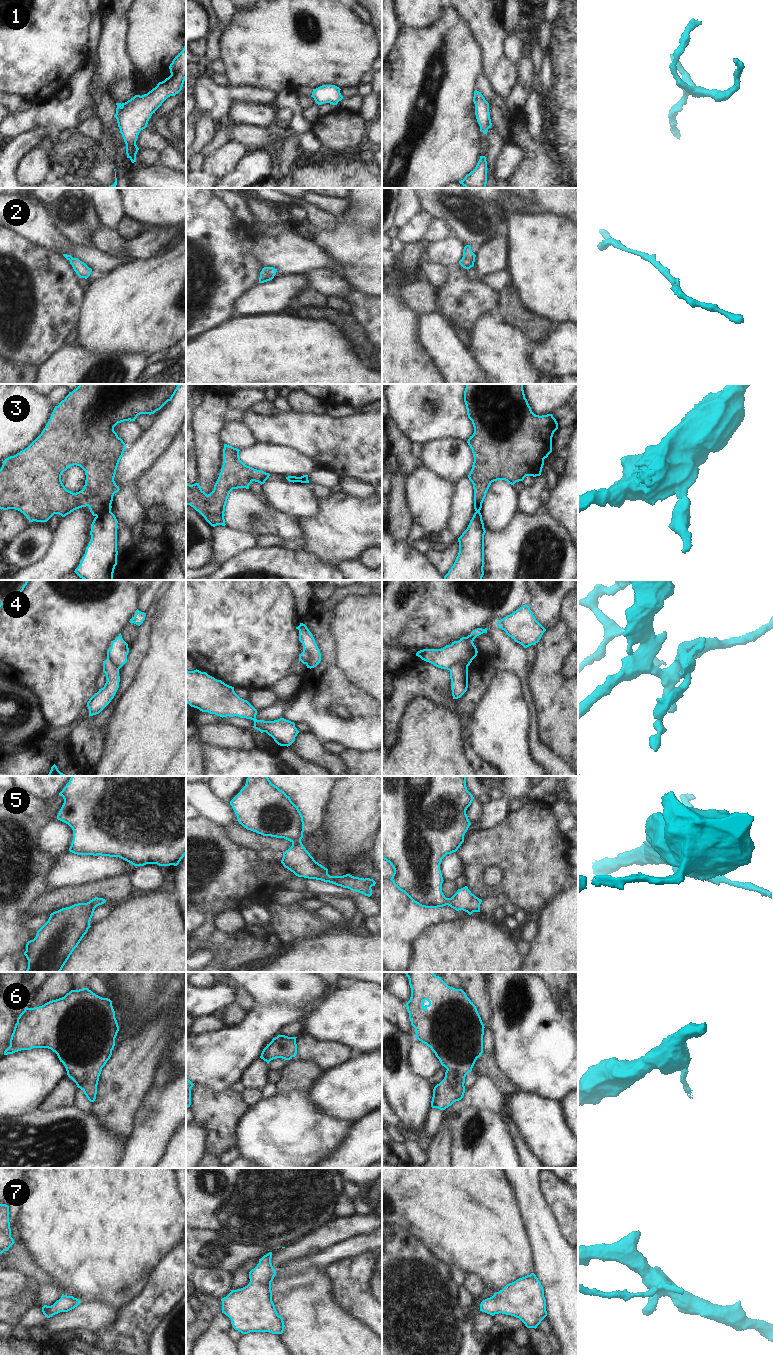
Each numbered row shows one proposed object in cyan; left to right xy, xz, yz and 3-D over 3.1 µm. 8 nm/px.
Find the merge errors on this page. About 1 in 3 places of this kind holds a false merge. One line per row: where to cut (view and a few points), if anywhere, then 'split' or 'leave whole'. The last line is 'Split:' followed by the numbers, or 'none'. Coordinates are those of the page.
1: cut none; leave whole
2: cut none; leave whole
3: cut xy (110, 510), (105, 510), (96, 516); split
4: cut yz (467, 666), (454, 664), (449, 670); split
5: cut none; leave whole
6: cut none; leave whole
7: cut none; leave whole
Split: 3, 4

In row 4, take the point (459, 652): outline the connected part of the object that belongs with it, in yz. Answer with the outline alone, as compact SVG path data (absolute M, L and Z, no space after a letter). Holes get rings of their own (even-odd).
M468 635L442 649L420 650L416 656L438 668L450 670L454 664L462 664L468 667L477 654L473 651L471 637Z

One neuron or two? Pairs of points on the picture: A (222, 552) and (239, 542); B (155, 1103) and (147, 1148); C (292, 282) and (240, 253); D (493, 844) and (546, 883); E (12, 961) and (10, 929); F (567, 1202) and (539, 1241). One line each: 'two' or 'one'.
A: one
B: one
C: two
D: one
E: two
F: two

